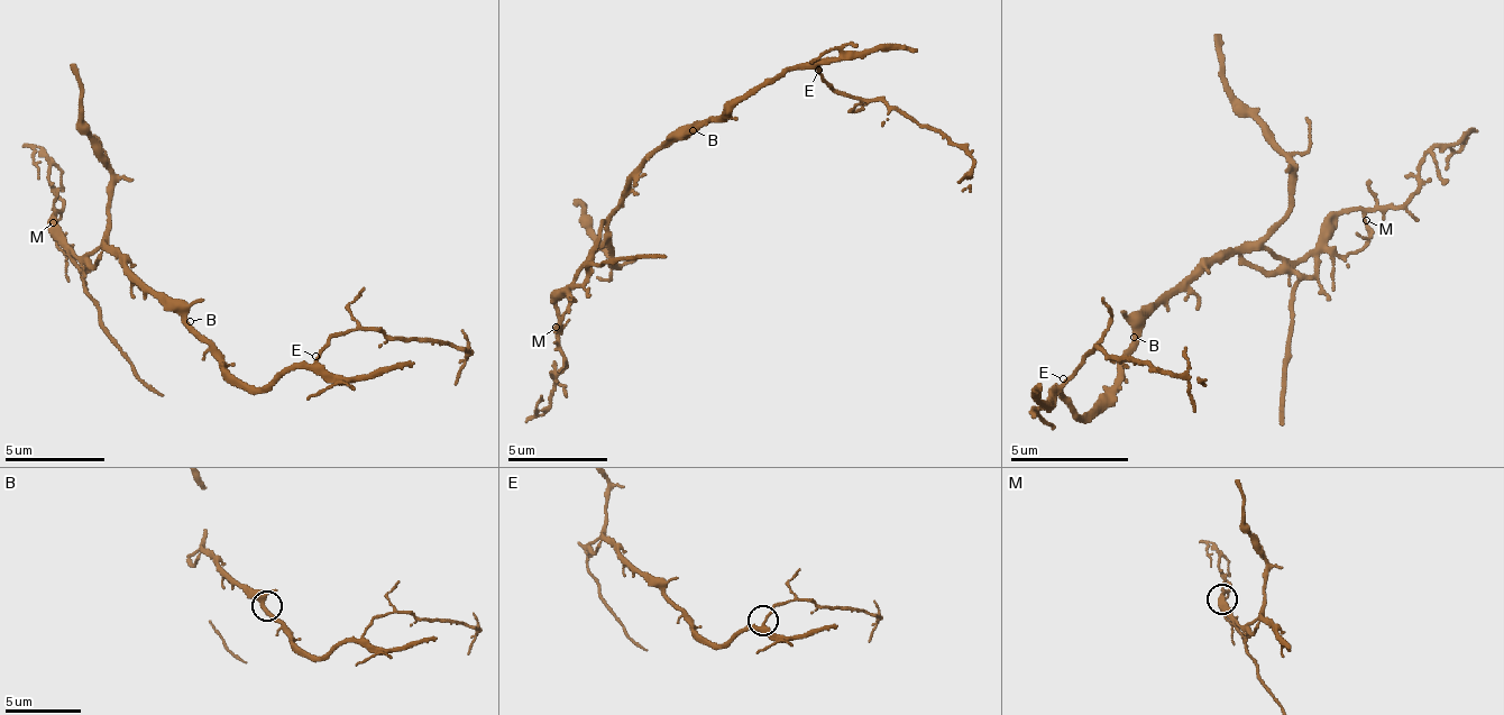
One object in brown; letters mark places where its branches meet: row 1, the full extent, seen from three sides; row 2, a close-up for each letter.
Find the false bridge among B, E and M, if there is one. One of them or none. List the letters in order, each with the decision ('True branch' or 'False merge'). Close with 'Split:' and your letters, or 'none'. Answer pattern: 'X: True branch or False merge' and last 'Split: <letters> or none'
B: True branch
E: True branch
M: False merge
Split: M

